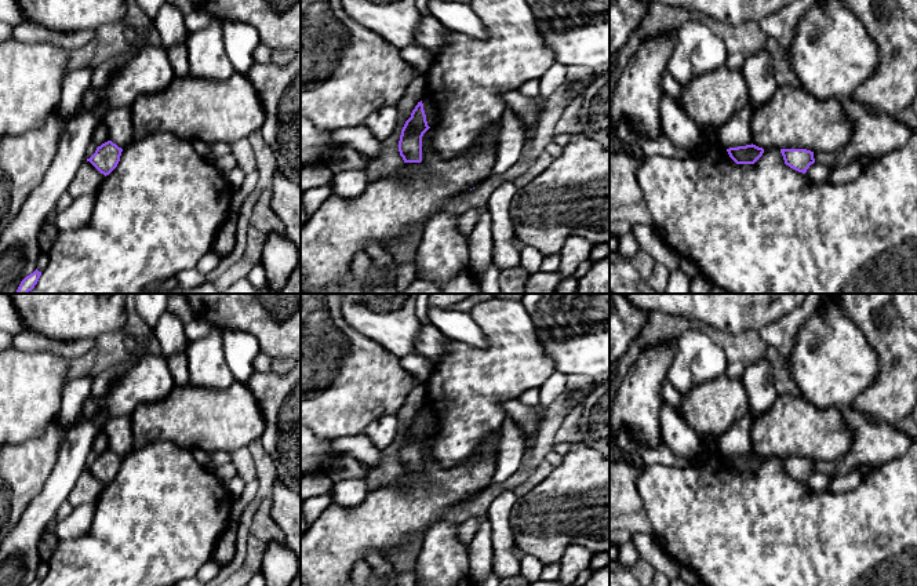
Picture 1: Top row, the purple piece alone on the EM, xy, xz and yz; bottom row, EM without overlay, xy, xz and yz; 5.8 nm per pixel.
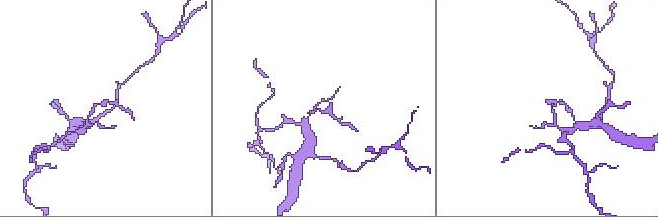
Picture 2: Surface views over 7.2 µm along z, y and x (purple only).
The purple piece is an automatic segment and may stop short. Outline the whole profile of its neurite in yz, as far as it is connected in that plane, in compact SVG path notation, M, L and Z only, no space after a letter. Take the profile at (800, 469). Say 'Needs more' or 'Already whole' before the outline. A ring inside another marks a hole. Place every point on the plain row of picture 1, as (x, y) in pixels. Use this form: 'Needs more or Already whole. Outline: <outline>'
Already whole. Outline: M780 458L780 462L786 474L803 483L815 472L814 461L807 458Z

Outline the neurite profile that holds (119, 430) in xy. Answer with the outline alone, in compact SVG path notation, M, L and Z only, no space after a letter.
M130 416L113 418L103 429L109 440L109 449L125 456L132 449L132 427Z

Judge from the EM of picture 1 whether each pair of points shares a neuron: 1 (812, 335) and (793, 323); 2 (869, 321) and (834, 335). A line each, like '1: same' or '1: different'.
1: different
2: different

